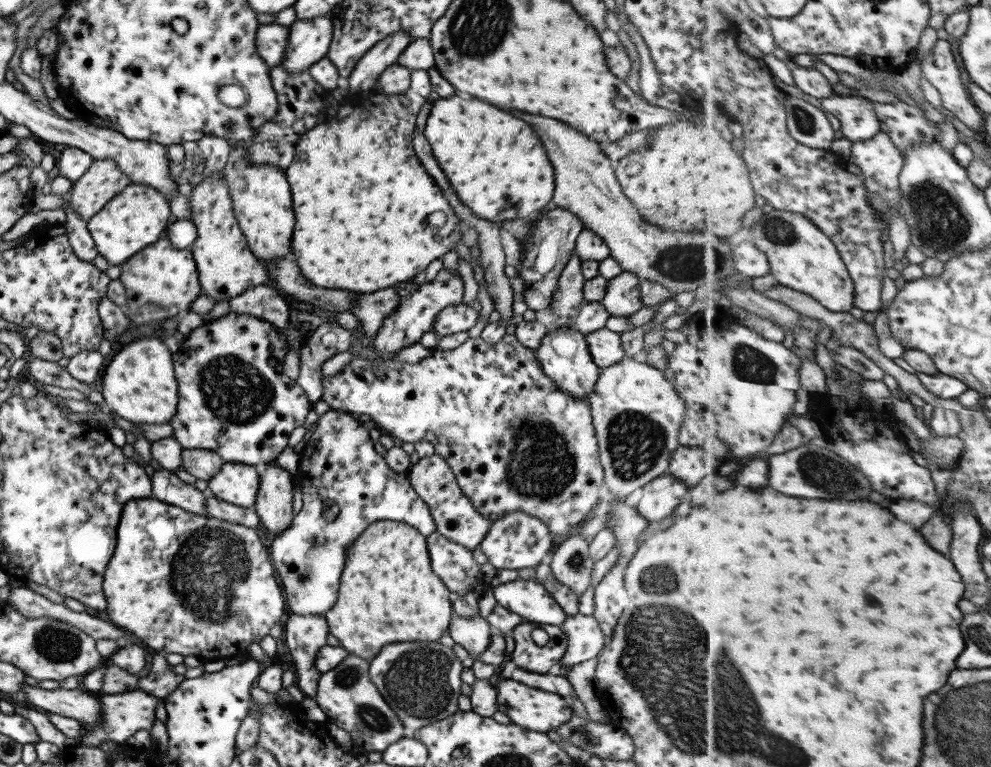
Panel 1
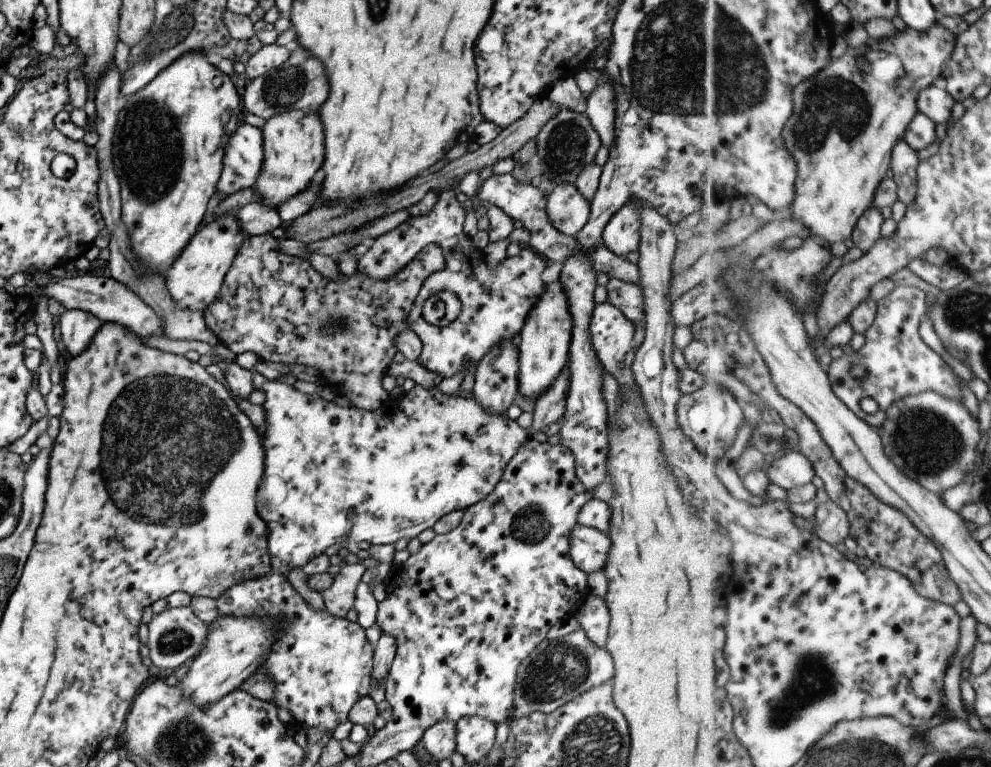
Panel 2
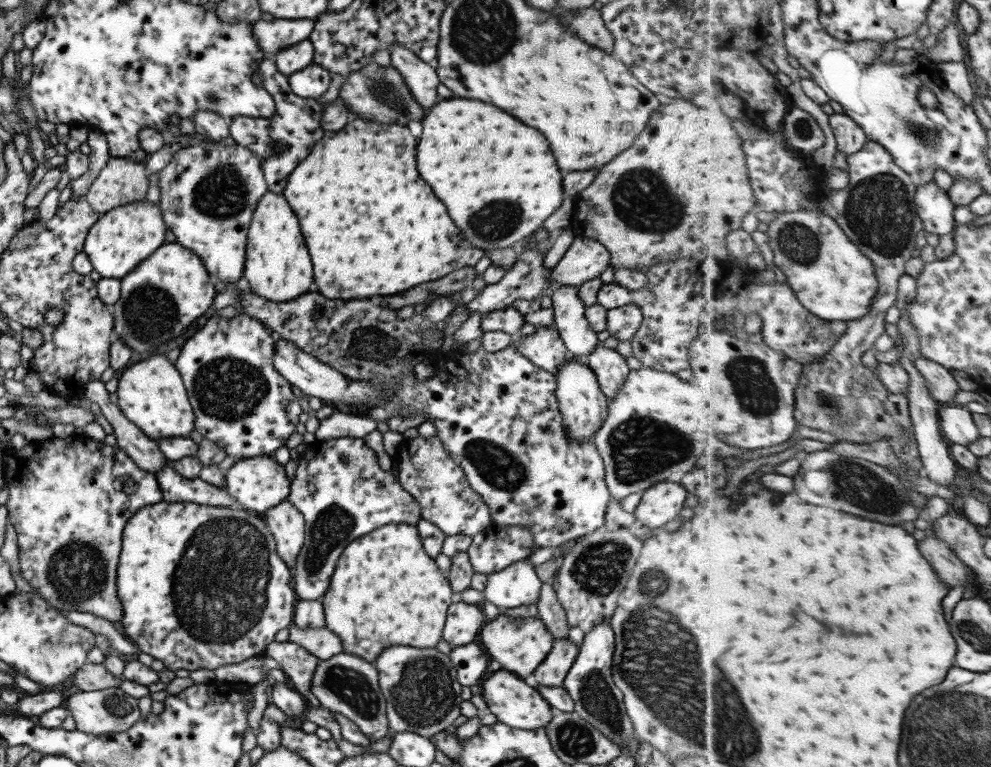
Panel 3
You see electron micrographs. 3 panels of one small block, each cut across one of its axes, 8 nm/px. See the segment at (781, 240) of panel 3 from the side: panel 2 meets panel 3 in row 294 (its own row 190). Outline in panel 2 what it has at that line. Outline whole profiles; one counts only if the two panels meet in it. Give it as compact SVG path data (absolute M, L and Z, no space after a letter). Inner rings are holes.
M938 22L933 25L931 29L926 30L925 32L912 29L909 26L905 27L906 29L903 29L902 31L897 30L898 33L894 37L884 38L878 41L874 40L875 43L873 45L863 45L860 46L858 50L847 50L842 57L834 59L833 64L825 68L822 74L817 74L817 78L811 78L811 80L809 80L809 84L811 84L811 86L809 86L809 90L807 90L807 96L803 96L803 102L797 102L797 114L793 114L793 122L788 122L784 130L786 145L795 155L795 159L797 159L798 164L799 178L796 182L796 201L793 203L791 208L793 217L809 226L809 228L811 228L811 235L825 238L831 246L832 244L835 244L835 242L843 242L847 245L851 244L851 238L853 231L856 229L856 224L859 222L860 218L864 216L864 212L873 206L877 187L881 184L881 181L884 180L885 176L887 176L887 172L889 172L889 167L891 167L892 163L892 152L894 151L895 145L904 140L905 135L908 132L909 125L912 124L920 112L920 106L918 105L920 94L925 89L928 89L934 84L942 81L944 66L952 57L952 52L956 48L957 35L951 32L949 28L941 26ZM867 48L873 48L873 50L880 49L884 54L894 54L901 58L903 68L905 70L904 77L895 79L892 83L883 84L883 82L871 76L871 74L869 74L866 70L863 60L860 62L861 52L865 52Z

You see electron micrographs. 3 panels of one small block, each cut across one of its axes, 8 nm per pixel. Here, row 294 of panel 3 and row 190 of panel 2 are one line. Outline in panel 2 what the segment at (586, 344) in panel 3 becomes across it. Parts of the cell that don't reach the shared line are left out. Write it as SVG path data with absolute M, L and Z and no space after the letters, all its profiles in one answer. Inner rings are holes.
M556 183L546 194L545 210L550 223L558 231L574 237L587 222L590 203L573 183Z

